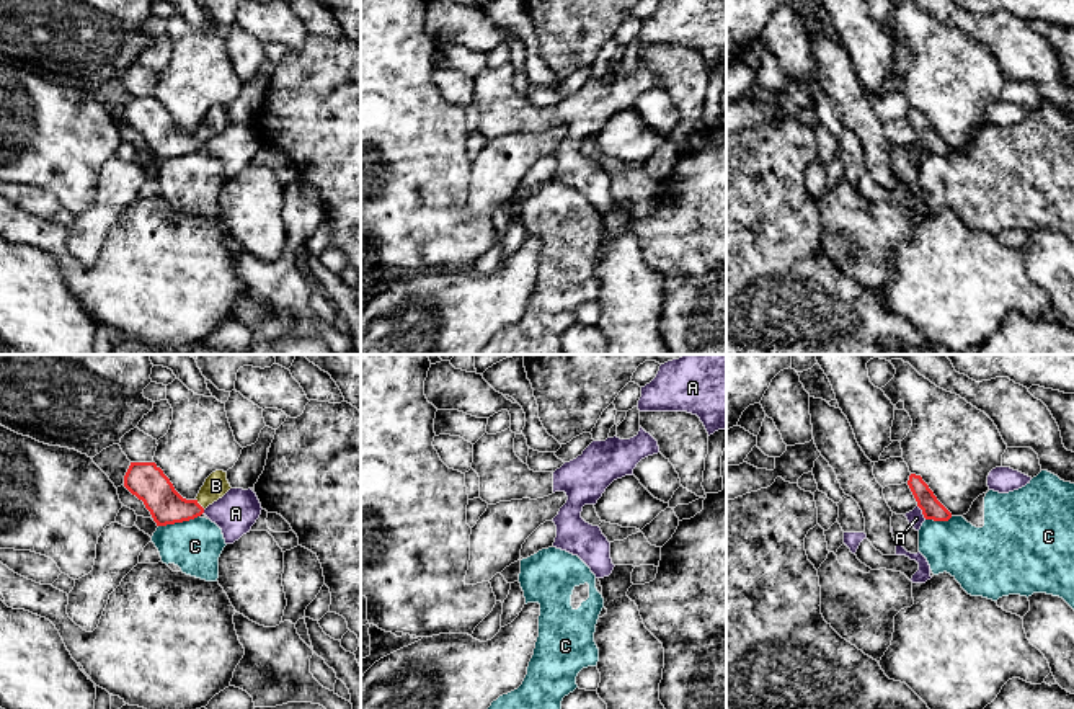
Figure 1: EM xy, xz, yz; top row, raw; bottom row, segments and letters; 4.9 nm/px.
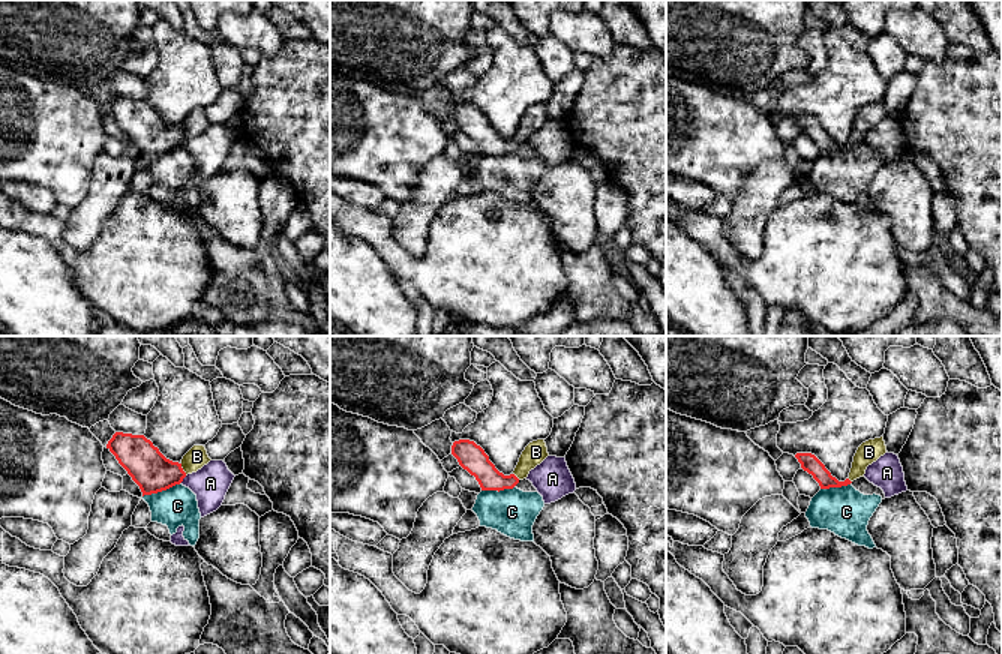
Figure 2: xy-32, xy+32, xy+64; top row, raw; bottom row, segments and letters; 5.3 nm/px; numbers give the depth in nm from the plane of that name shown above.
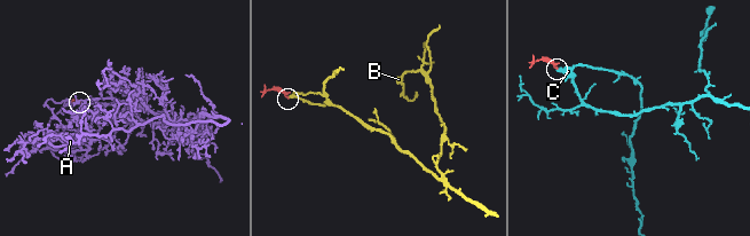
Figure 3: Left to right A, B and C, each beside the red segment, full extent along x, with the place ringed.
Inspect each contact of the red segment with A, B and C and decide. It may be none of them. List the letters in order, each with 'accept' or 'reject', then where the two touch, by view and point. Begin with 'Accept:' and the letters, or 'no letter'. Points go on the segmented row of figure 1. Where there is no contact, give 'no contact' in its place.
Accept: B
A: reject | yz (923, 512)
B: accept | xy (198, 503)
C: reject | xy (178, 521)

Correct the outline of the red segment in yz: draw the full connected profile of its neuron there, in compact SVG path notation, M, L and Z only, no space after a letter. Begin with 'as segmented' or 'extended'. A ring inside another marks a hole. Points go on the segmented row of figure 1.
as segmented; M911 474L908 485L925 519L948 521L952 518L952 513L937 500L921 475Z

